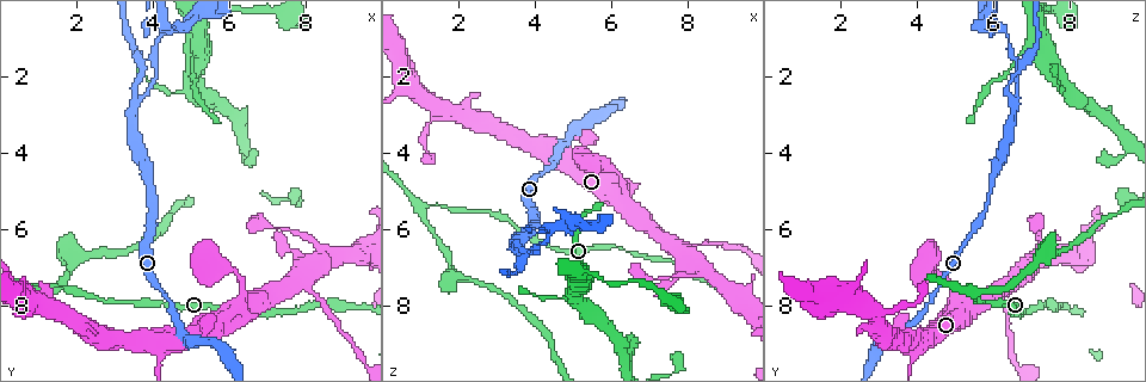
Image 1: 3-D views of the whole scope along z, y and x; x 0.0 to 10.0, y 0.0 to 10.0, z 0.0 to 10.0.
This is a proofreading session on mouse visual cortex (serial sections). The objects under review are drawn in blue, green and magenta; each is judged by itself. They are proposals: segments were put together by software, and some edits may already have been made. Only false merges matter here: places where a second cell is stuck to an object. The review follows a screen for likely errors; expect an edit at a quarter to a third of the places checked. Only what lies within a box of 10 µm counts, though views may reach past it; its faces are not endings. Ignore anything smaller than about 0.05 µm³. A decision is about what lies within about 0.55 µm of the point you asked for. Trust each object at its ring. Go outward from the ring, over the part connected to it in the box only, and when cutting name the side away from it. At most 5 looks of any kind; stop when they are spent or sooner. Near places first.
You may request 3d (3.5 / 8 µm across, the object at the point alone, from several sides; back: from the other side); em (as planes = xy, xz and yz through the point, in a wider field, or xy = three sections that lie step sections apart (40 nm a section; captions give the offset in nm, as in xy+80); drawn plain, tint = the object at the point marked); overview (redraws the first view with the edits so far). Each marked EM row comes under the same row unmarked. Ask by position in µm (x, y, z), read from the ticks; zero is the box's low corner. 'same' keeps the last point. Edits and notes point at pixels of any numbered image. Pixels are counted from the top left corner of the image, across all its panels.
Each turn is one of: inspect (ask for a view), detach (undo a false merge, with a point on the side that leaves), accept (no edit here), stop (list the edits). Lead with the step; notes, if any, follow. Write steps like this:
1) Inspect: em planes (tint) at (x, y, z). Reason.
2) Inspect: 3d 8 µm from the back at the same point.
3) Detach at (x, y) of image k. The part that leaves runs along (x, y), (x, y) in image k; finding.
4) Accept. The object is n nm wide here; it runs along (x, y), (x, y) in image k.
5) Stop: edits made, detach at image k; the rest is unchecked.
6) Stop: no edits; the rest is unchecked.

Inspect: 3d 3.5 µm from the back at (4.75, 8.95, 3.80). Abrupt turn.

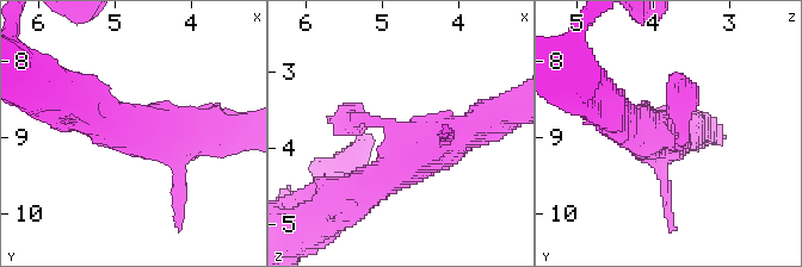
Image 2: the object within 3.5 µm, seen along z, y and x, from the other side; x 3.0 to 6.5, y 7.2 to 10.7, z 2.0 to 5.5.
Inspect: em xy step 1 (tint) at (4.80, 9.00, 3.85).

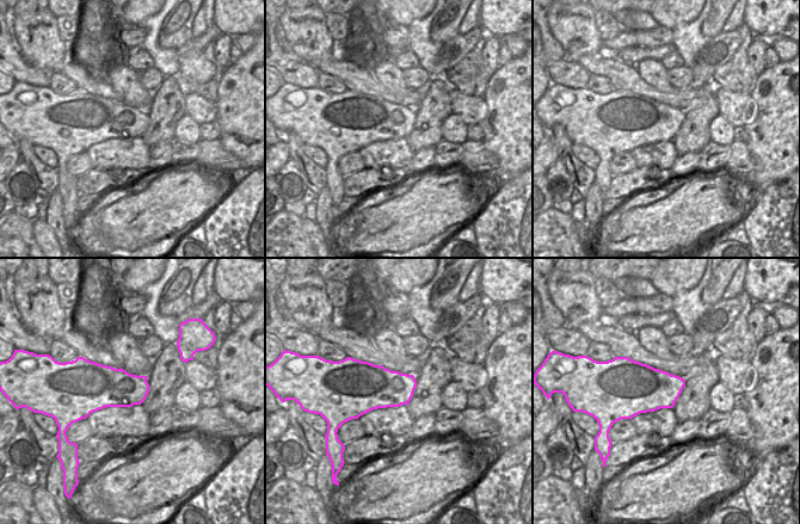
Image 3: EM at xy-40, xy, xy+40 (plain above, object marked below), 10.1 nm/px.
Accept. It runs along (351, 192), (487, 119) in image 2; continuous, no second cell.

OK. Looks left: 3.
Inspect: 3d 8 µm from the back at (1.10, 7.55, 5.50).

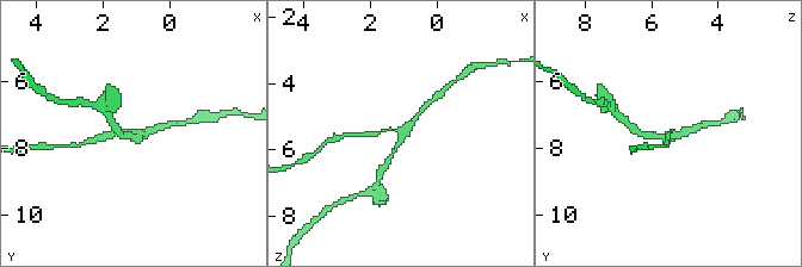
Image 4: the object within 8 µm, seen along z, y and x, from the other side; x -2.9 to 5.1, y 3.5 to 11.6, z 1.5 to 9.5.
Inspect: em xy step 3 (tint) at the same point. Need the tissue.

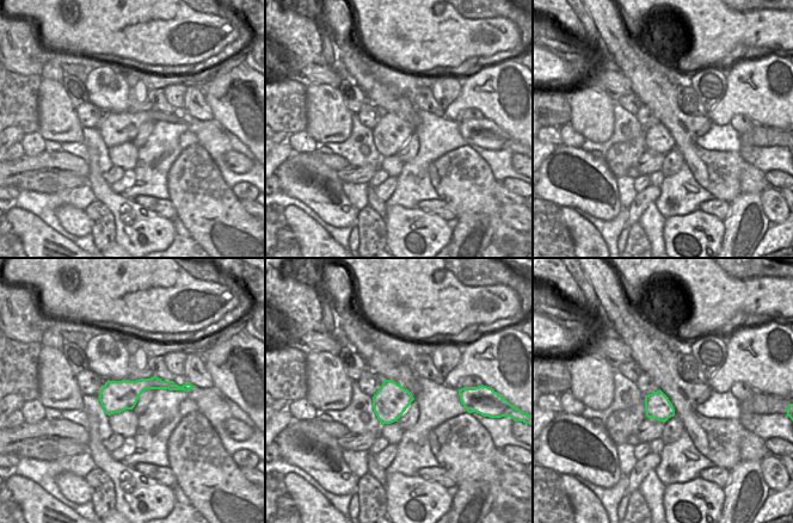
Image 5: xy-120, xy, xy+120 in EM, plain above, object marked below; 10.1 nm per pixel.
Accept. One cell here.

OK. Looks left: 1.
Stop: no edits; the rest is unchecked.

